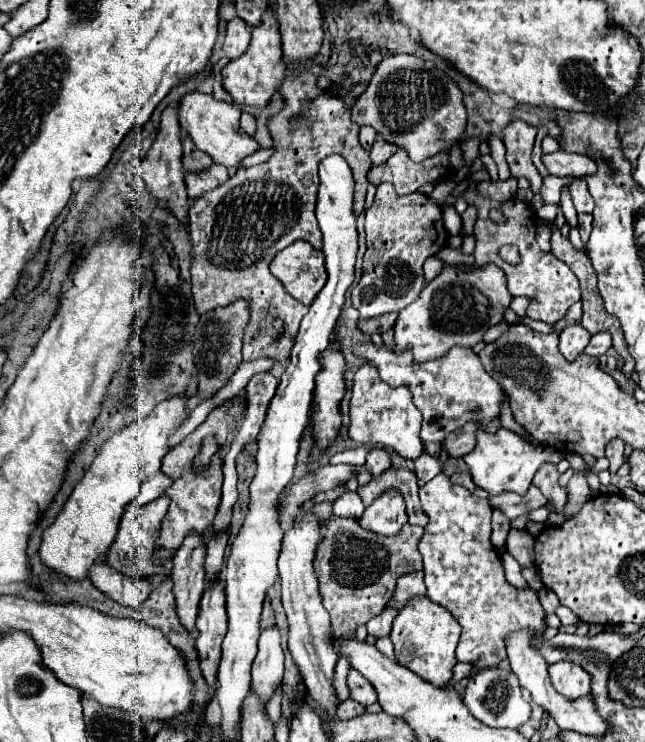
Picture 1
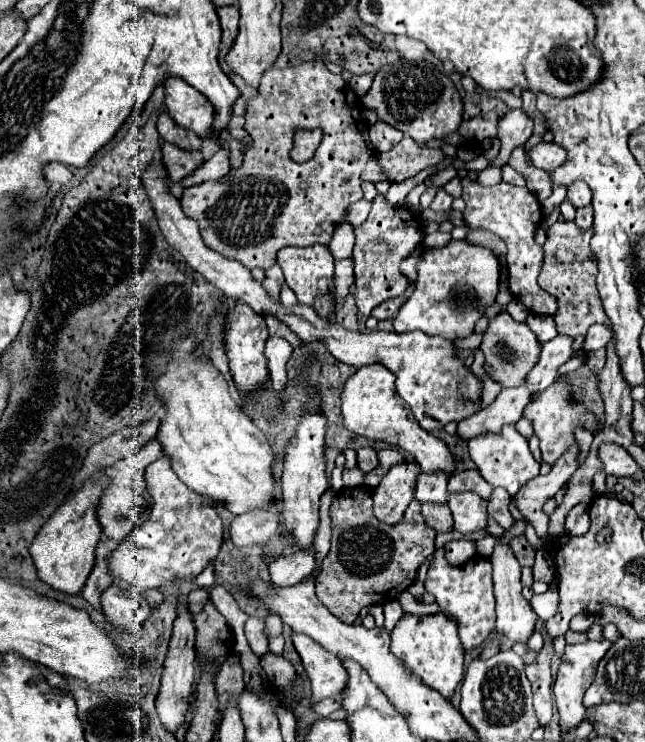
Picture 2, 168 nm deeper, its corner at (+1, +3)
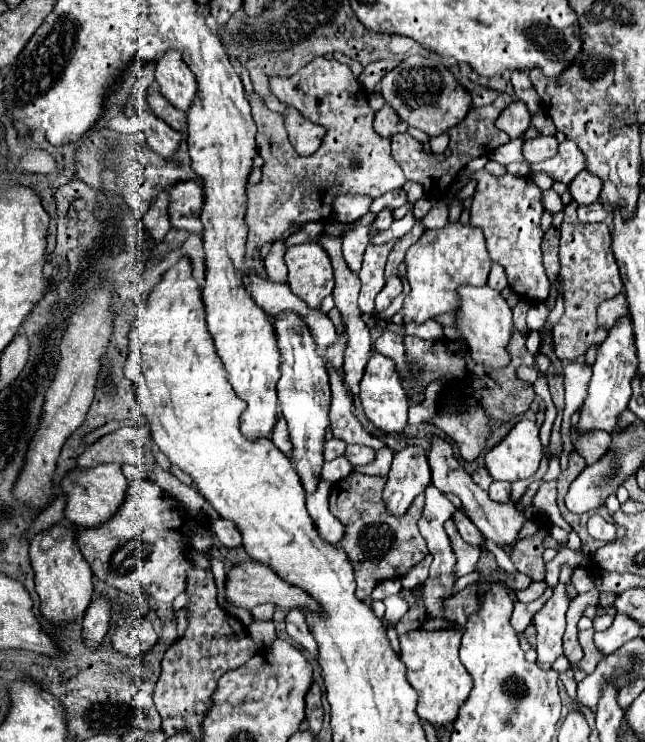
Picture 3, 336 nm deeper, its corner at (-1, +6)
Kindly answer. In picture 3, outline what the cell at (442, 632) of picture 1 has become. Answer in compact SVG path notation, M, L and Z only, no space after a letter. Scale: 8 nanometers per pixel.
M458 628L442 630L412 630L400 636L400 660L406 664L406 678L412 688L418 692L418 716L436 726L458 716L458 708L464 704L466 696L472 690L472 678L458 658L462 632Z

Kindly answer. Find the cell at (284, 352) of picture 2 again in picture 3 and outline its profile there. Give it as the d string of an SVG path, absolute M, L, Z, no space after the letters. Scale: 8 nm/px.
M278 414L278 422L276 422L276 426L274 426L274 430L272 430L272 442L286 454L286 456L290 456L290 450L292 450L292 444L290 444L290 440L288 440L288 430L286 430L286 420L284 420L284 416L282 414Z

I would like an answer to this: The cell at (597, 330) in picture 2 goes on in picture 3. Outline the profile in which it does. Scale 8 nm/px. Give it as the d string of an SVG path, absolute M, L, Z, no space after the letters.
M618 294L616 298L612 300L606 300L598 306L598 324L604 328L604 330L610 330L616 320L628 312L628 304L626 304L626 296L624 294Z

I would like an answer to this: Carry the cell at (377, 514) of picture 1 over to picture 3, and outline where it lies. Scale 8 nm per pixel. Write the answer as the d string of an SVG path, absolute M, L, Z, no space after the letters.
M408 446L394 454L392 468L382 490L382 502L394 516L406 514L412 500L424 492L430 482L430 466L426 452L418 446Z

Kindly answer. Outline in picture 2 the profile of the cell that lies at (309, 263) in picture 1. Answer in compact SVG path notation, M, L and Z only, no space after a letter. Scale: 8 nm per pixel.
M326 245L280 249L278 263L288 287L304 305L312 305L318 295L328 293L332 287L334 257Z

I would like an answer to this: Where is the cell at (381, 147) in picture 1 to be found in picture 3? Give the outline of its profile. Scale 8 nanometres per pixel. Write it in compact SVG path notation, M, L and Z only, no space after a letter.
M386 104L382 110L376 112L376 118L374 118L374 130L382 136L382 138L392 138L394 134L398 132L404 132L408 128L406 122L402 122L398 118L398 114Z

